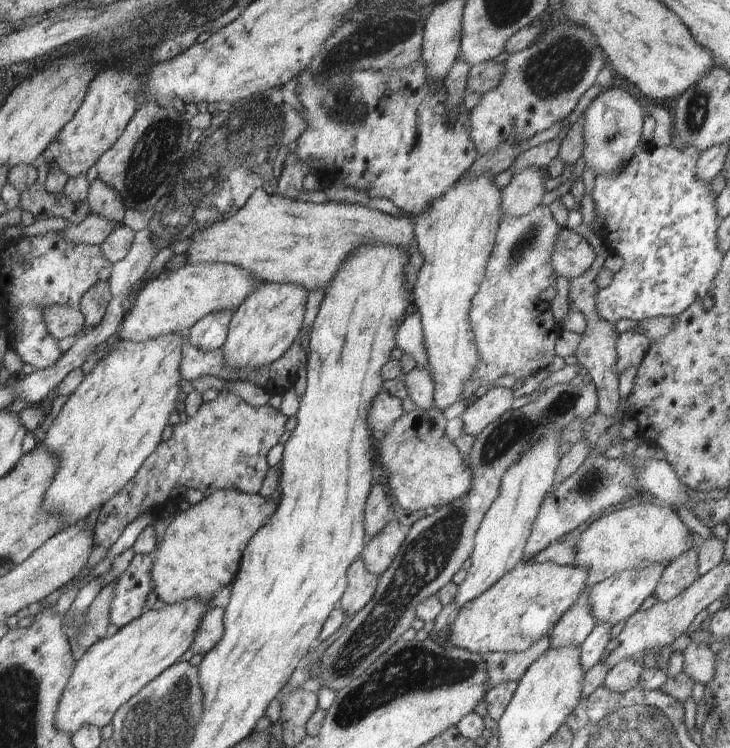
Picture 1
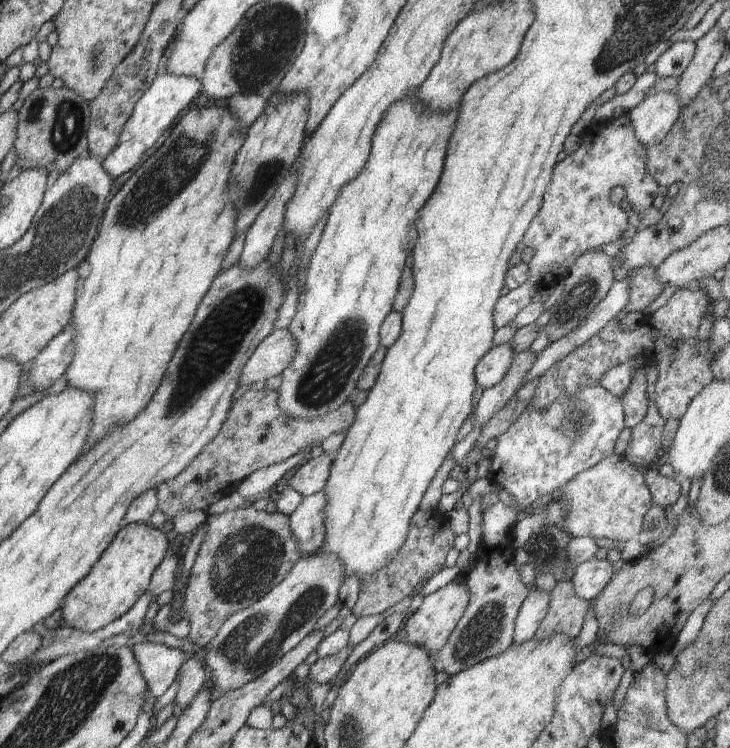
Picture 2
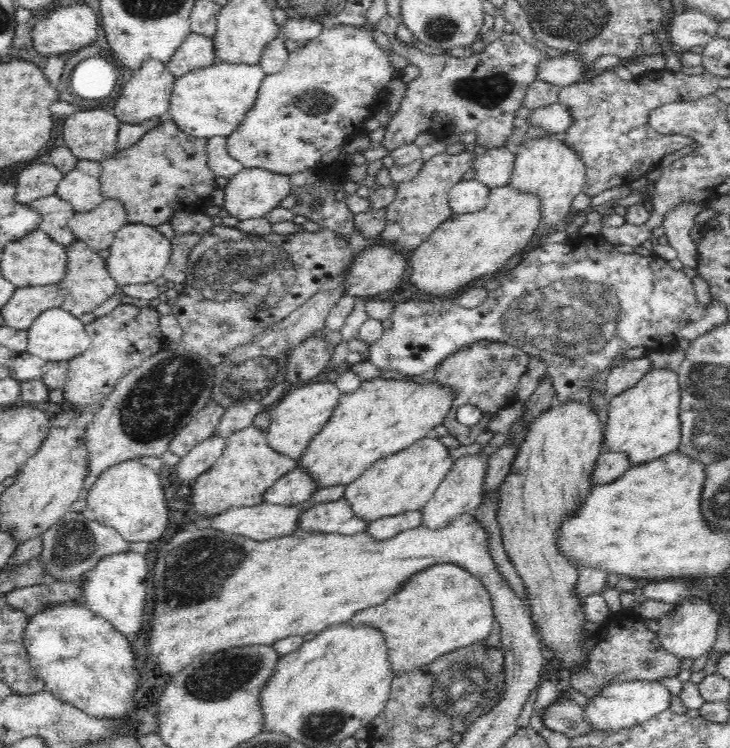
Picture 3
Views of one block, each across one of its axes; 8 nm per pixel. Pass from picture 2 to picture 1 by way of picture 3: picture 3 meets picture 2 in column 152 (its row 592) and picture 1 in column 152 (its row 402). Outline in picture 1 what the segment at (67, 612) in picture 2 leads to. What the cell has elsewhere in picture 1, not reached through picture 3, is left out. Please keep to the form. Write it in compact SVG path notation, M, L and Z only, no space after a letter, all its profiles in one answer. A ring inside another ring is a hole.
M233 487L218 490L188 510L178 512L153 554L150 576L159 603L174 605L194 597L210 603L235 581L248 542L272 520L276 508L278 501L272 497L247 494Z

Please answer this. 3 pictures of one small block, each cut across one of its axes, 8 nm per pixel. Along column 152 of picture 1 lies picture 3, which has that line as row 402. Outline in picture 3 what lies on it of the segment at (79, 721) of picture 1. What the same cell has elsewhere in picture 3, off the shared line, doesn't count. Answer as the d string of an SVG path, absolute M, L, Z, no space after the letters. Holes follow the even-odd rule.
M652 370L633 388L616 395L608 404L603 444L606 444L610 452L627 454L634 465L650 462L676 451L682 440L680 392L678 371Z

